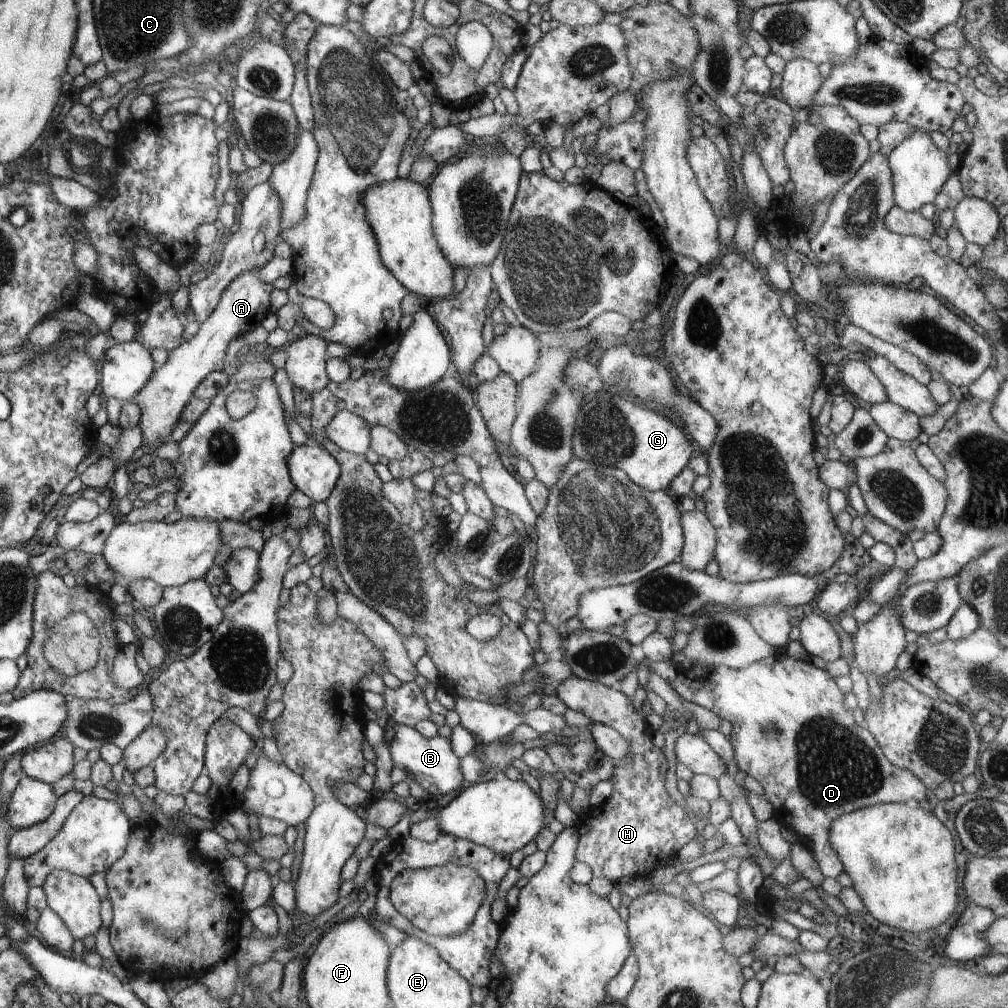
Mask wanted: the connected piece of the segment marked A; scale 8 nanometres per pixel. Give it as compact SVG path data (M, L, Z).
M260 269L246 271L233 280L222 291L216 308L200 325L198 332L178 348L171 350L168 360L156 368L149 382L129 401L134 402L141 410L139 427L143 434L143 446L140 453L153 452L156 455L155 450L160 445L172 440L175 427L202 380L225 367L225 356L231 340L248 334L262 324L264 316L270 310L270 292L273 286L256 278L259 271Z

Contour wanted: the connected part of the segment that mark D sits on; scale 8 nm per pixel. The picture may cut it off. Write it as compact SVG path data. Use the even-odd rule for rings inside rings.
M777 653L768 658L753 662L747 667L741 669L728 668L724 665L713 665L713 664L697 664L692 665L690 668L677 668L677 676L672 680L670 686L672 690L684 700L699 704L708 710L712 710L714 714L717 714L721 719L729 720L732 724L733 729L729 734L730 742L732 743L735 759L739 768L744 769L748 775L752 778L756 778L762 788L764 788L765 798L770 801L773 806L774 817L778 818L780 822L785 826L793 826L796 828L797 833L801 837L801 840L806 842L814 855L818 866L825 877L835 878L838 874L844 872L842 861L838 858L836 851L831 847L829 841L830 825L834 819L837 819L841 814L856 810L857 808L867 807L878 803L905 803L908 800L917 800L921 802L925 798L928 792L926 791L926 785L909 770L900 768L899 766L893 765L882 752L882 749L876 744L876 739L872 736L869 730L866 730L864 725L860 726L854 721L852 712L846 711L842 707L842 692L834 678L828 674L824 669L820 669L814 666L808 658L795 659L789 657L787 654ZM770 725L776 725L781 728L781 735L778 740L767 741L763 737L763 730Z

